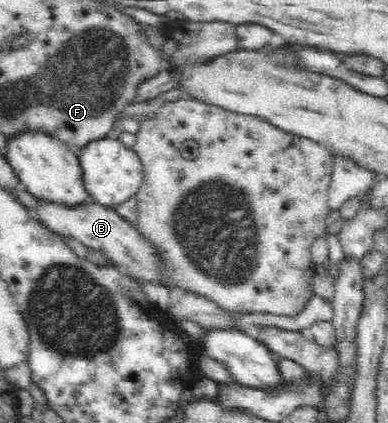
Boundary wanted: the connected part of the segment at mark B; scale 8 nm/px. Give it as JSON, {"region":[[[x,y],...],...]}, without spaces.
{"region":[[[37,199],[37,204],[28,210],[46,230],[62,236],[65,240],[73,238],[90,250],[105,254],[113,261],[117,261],[120,267],[125,267],[127,273],[136,281],[158,283],[159,263],[152,254],[152,246],[146,244],[144,239],[134,231],[133,225],[117,214],[113,207],[105,207],[90,199],[74,205],[49,199]]]}

